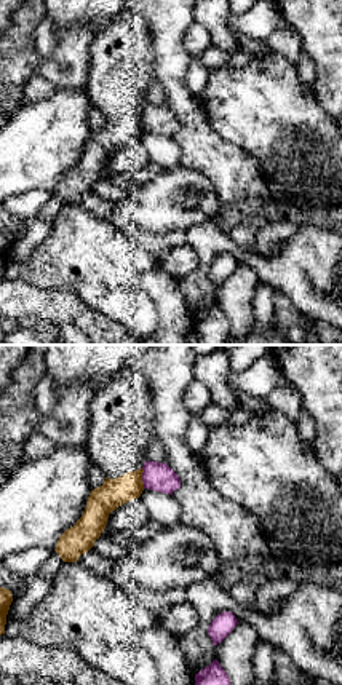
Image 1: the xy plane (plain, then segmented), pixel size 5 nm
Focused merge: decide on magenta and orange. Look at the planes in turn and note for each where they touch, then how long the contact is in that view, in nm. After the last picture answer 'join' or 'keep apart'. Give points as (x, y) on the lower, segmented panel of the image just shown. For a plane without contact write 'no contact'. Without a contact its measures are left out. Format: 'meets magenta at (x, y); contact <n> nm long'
meets magenta at (143, 478); contact 110 nm long

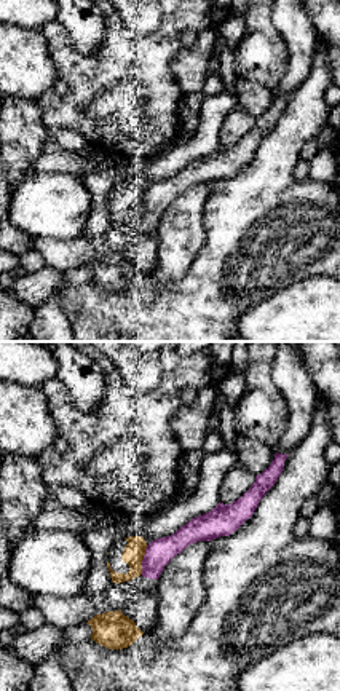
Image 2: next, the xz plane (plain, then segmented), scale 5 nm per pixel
meets magenta at (142, 560); contact 150 nm long

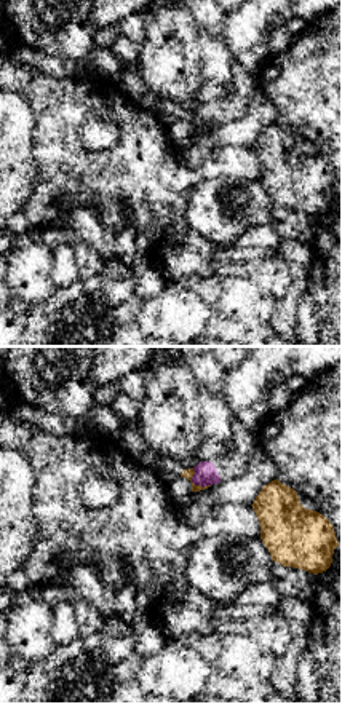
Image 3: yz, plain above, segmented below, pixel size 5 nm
meets magenta at (195, 484); contact 130 nm long

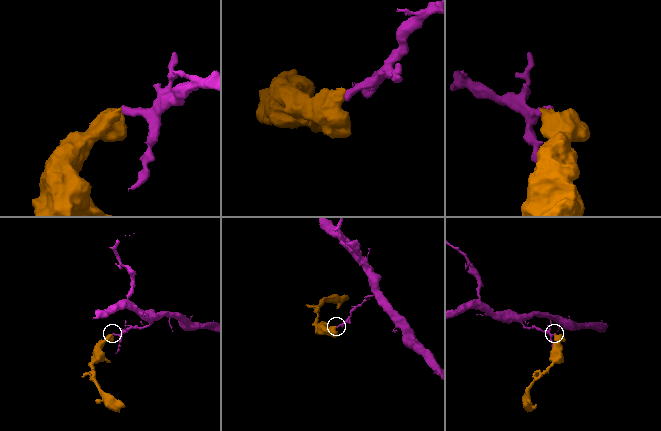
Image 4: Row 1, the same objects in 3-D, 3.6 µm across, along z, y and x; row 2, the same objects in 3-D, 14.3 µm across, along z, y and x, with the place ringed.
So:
keep apart

